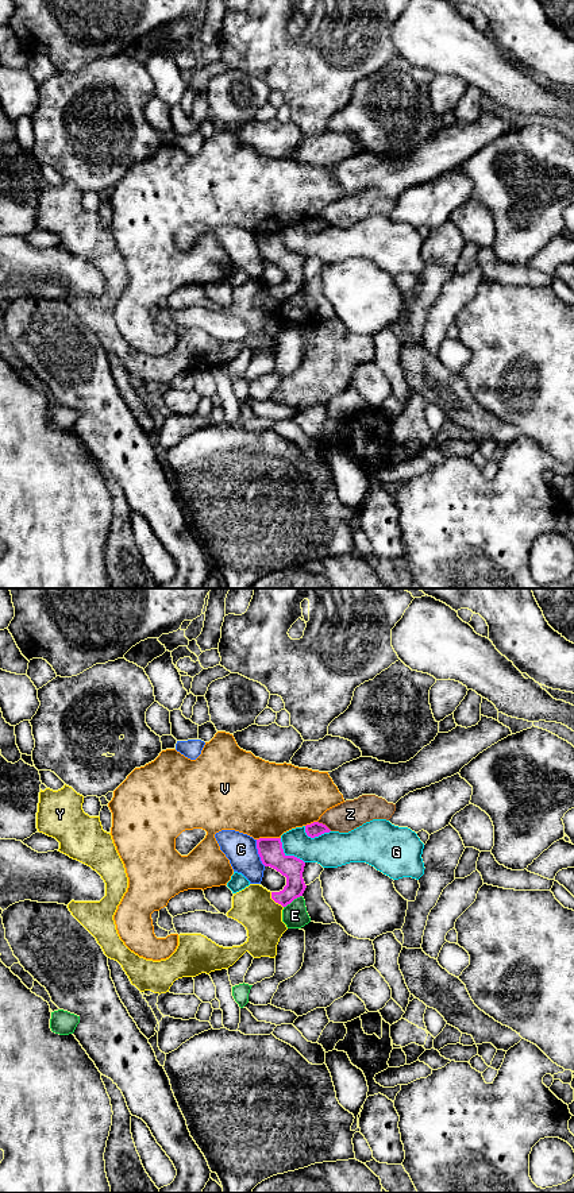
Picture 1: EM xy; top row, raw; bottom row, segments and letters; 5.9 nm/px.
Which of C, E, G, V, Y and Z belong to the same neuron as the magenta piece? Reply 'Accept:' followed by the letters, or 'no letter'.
Accept: no letter

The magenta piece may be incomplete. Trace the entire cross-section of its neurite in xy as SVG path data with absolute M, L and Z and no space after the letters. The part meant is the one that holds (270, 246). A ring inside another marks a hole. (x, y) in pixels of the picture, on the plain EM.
M259 233L257 244L265 262L270 262L286 273L286 281L280 287L271 287L271 294L286 302L303 292L307 281L303 274L305 258L294 251L286 251L281 233Z

